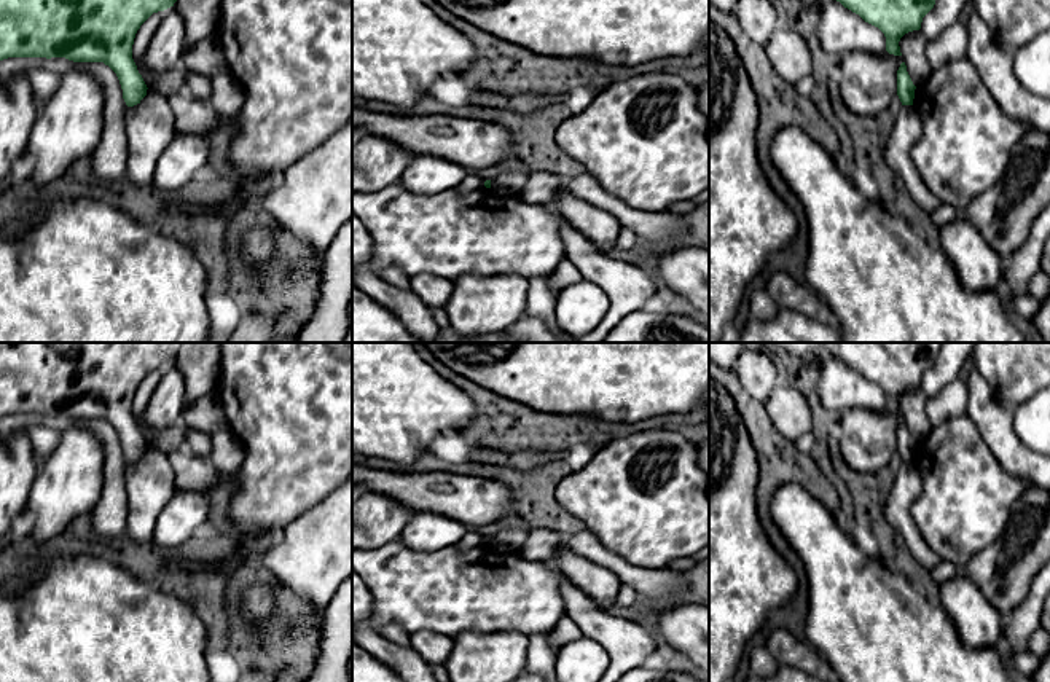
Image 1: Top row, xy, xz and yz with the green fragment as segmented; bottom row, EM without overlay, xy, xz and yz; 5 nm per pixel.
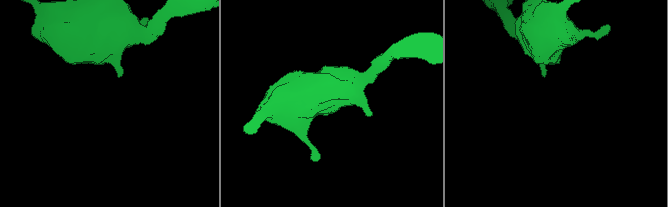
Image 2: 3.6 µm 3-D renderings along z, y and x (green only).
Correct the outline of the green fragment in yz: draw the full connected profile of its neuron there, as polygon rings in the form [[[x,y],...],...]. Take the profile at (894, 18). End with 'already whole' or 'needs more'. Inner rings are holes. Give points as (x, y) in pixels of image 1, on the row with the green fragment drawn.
[[[836,0],[878,27],[886,37],[886,51],[902,56],[899,41],[921,29],[923,18],[934,8],[935,0]]] | already whole

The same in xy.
[[[0,0],[0,61],[8,57],[65,57],[104,62],[118,76],[127,107],[140,104],[147,84],[132,59],[140,25],[177,0]]] | already whole

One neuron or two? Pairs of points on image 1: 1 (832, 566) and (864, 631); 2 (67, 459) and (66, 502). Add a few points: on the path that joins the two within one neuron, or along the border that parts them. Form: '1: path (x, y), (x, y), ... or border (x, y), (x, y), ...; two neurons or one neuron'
1: path (843, 582), (862, 615); one neuron
2: path (67, 470), (66, 491); one neuron

